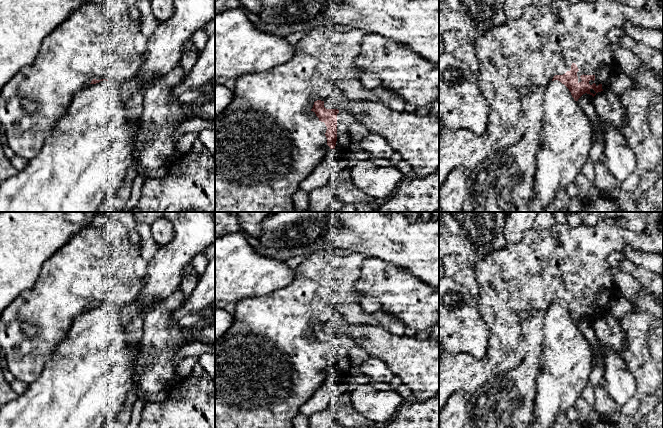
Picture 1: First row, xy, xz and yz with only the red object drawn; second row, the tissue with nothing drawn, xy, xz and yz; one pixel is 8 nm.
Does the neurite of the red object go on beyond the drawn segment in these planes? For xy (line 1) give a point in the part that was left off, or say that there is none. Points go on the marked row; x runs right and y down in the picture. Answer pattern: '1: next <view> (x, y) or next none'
1: next xy (98, 41)

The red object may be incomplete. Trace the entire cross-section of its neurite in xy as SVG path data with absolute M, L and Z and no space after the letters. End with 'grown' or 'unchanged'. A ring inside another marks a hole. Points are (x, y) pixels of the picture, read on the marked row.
M123 0L86 3L56 27L42 42L34 61L17 72L0 91L0 123L6 129L7 142L16 156L31 160L42 149L54 125L65 116L74 96L89 84L106 80L122 83L137 75L148 39L134 22Z; grown

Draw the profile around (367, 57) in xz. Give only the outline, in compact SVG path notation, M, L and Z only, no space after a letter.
M368 33L364 37L361 52L355 59L355 65L362 70L362 75L375 74L381 80L382 87L394 91L406 103L428 108L439 99L439 64L419 56L408 46L401 46L382 35Z

